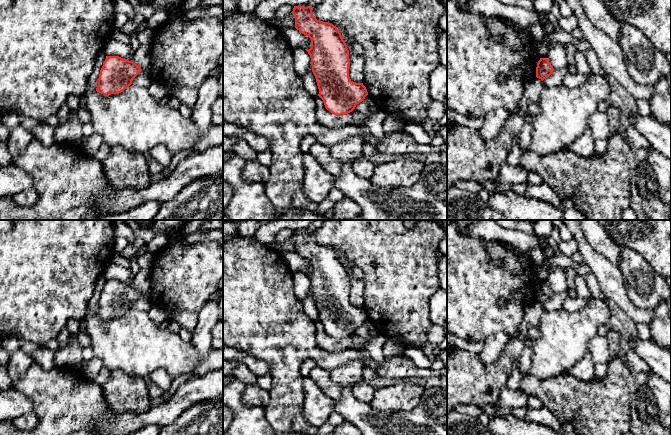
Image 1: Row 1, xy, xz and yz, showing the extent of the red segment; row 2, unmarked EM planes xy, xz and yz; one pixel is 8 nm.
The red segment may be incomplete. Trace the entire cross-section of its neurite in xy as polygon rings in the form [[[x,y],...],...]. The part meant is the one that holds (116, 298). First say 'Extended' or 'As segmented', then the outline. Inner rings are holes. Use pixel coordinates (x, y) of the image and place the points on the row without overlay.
As segmented. [[[106,280],[98,302],[96,315],[109,320],[119,318],[132,308],[142,293],[132,284],[119,280]]]

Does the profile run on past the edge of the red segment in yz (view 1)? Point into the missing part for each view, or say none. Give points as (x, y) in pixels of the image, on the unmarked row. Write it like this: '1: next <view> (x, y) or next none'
1: next none

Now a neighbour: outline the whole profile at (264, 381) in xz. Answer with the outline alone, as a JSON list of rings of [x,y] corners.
[[[266,373],[264,375],[258,376],[256,383],[260,388],[269,391],[272,387],[272,377],[270,373]]]

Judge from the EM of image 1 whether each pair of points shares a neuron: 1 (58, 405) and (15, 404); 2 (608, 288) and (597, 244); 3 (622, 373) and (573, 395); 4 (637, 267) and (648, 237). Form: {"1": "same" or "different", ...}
{"1": "different", "2": "different", "3": "same", "4": "different"}

